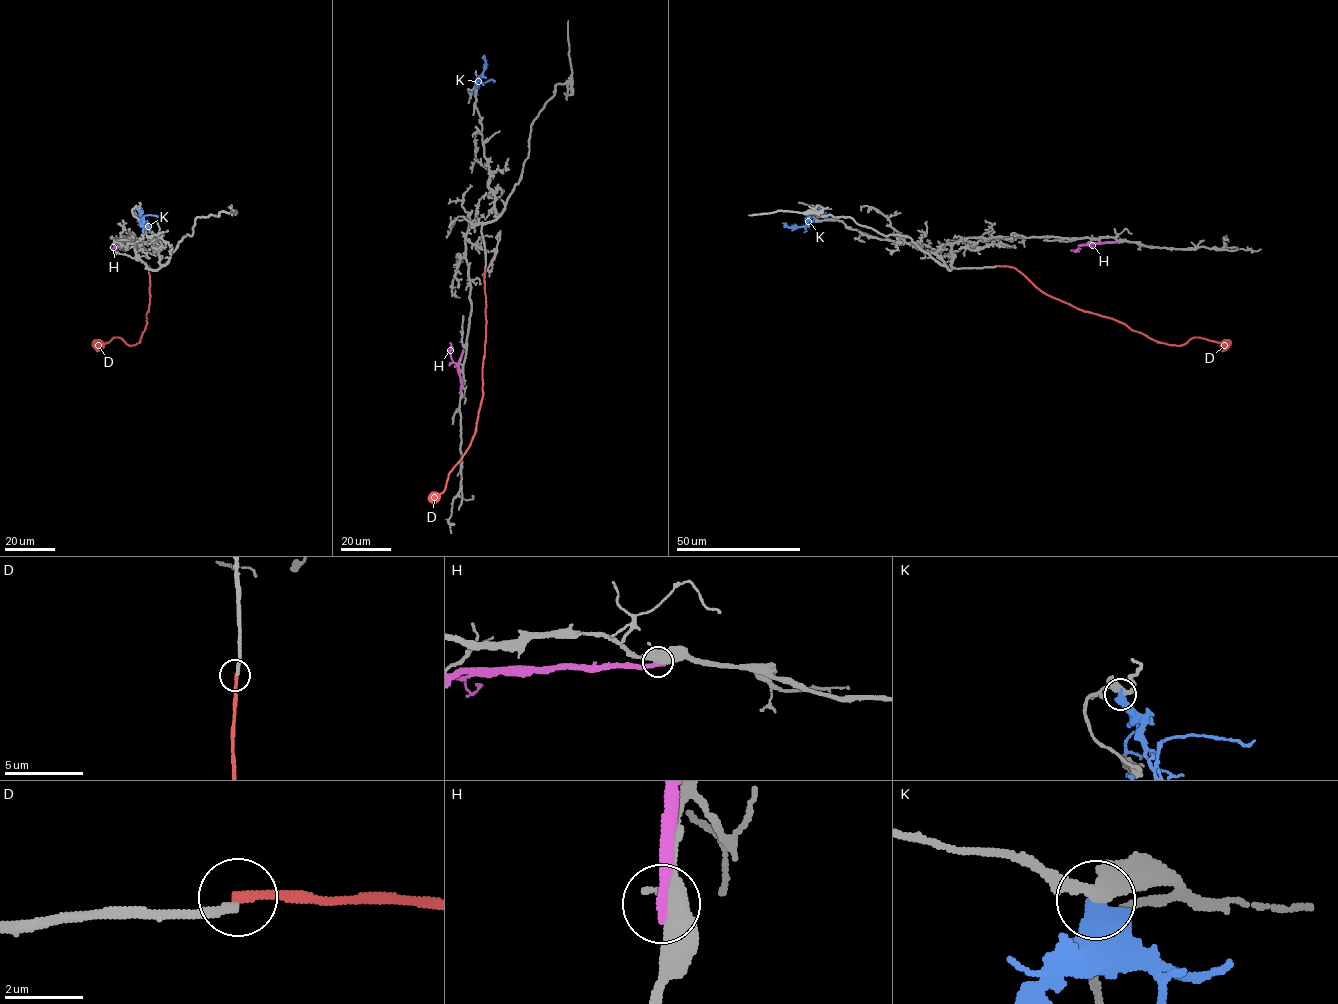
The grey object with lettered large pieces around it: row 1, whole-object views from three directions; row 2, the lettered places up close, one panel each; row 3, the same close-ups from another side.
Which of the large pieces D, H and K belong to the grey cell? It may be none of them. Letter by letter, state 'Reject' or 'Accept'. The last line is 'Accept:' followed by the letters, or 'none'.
D: Reject
H: Reject
K: Reject
Accept: none

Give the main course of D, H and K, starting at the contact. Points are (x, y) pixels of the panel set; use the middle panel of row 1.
D: (484, 267), (486, 341), (482, 397), (476, 431), (470, 446), (450, 472), (446, 488), (428, 498)
H: (460, 393), (461, 377), (458, 365), (452, 360), (452, 350)
K: (473, 89), (484, 70), (484, 55)

